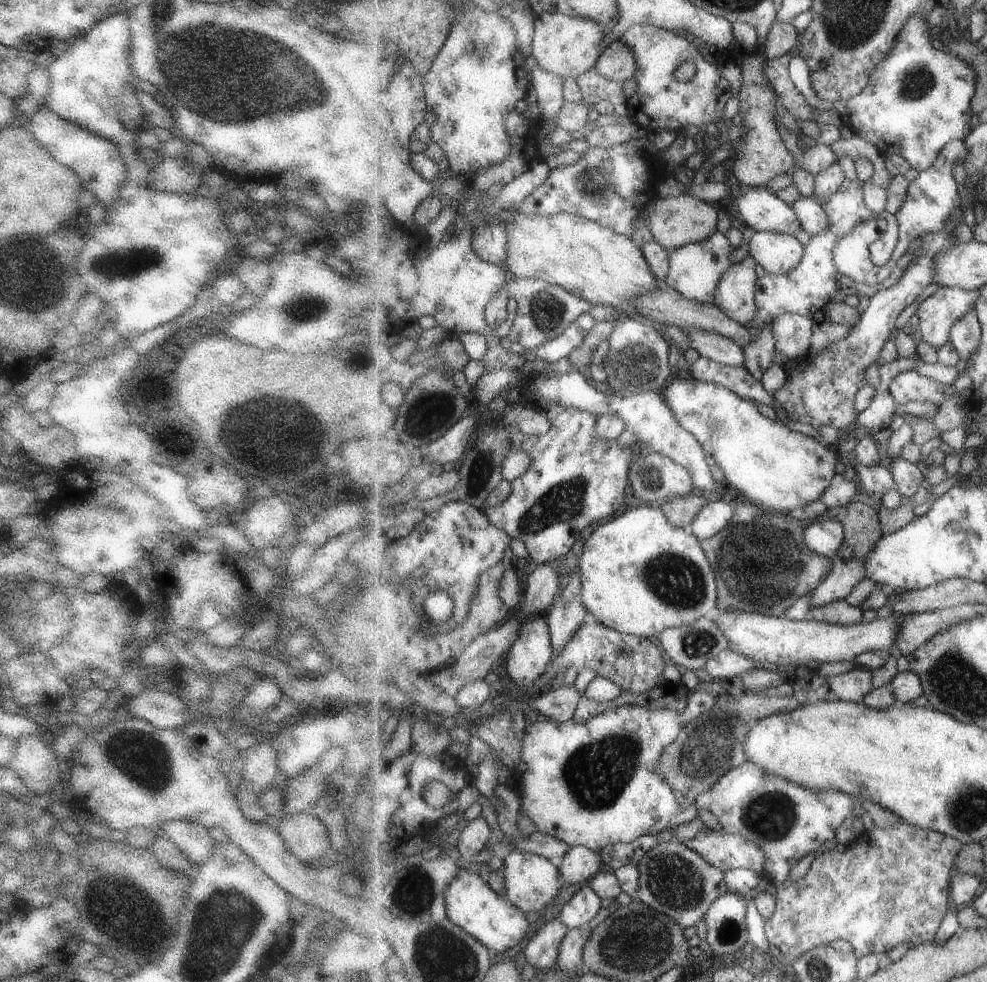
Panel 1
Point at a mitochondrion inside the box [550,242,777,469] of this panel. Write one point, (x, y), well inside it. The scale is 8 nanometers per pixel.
(629, 364)

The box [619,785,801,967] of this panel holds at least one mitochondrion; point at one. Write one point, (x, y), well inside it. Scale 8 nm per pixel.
(678, 884)

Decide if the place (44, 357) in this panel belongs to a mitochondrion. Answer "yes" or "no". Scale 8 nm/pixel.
no

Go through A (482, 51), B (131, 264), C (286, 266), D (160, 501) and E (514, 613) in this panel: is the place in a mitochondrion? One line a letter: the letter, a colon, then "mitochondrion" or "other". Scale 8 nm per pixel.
A: mitochondrion
B: mitochondrion
C: other
D: other
E: other

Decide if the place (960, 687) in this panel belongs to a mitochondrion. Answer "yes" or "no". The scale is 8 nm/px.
yes

